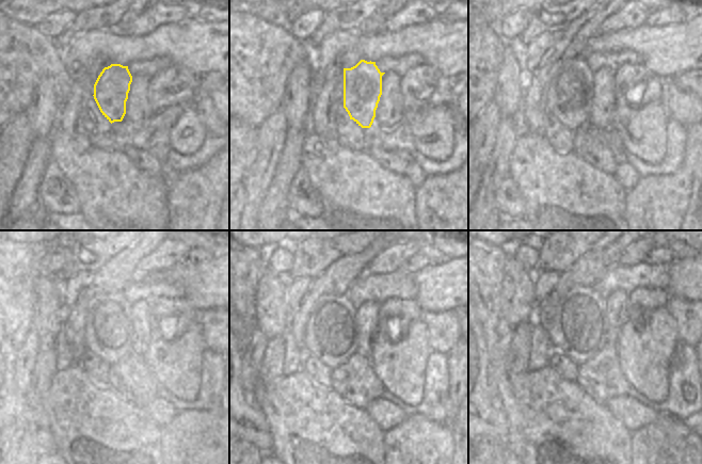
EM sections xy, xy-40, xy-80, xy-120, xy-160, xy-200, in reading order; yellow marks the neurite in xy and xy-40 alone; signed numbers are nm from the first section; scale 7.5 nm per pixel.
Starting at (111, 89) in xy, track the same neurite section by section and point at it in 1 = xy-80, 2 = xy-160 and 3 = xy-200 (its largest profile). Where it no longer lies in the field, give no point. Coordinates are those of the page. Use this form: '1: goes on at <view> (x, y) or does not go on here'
1: goes on at xy-80 (604, 88)
2: goes on at xy-160 (375, 308)
3: goes on at xy-200 (616, 304)

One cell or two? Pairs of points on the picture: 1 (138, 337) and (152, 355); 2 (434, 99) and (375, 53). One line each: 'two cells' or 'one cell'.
1: two cells
2: two cells

